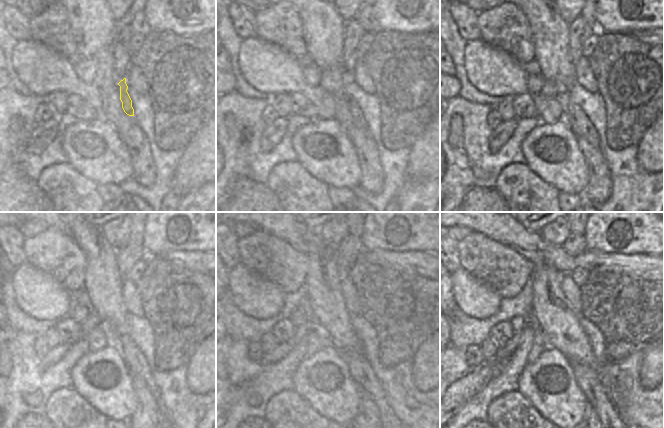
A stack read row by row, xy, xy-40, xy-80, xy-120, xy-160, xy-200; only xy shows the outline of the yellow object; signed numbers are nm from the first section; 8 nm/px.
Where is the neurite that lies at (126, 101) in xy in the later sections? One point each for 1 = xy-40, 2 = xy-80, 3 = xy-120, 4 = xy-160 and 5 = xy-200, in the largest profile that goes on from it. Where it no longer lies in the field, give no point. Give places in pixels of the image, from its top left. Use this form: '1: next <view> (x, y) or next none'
1: next xy-40 (355, 111)
2: next xy-80 (575, 118)
3: next xy-120 (135, 360)
4: next xy-160 (360, 370)
5: next xy-200 (589, 380)

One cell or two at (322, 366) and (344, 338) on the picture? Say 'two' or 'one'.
two

